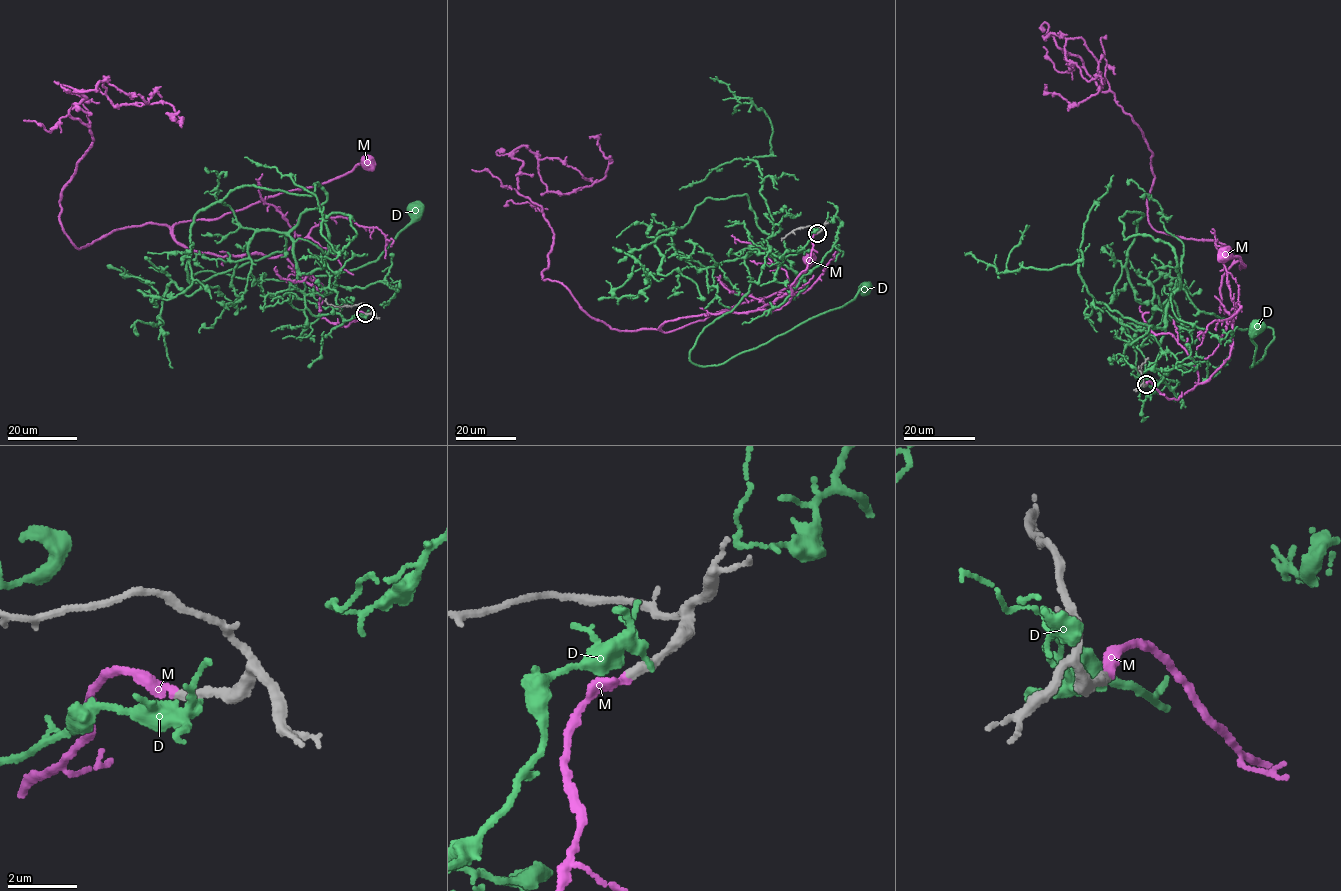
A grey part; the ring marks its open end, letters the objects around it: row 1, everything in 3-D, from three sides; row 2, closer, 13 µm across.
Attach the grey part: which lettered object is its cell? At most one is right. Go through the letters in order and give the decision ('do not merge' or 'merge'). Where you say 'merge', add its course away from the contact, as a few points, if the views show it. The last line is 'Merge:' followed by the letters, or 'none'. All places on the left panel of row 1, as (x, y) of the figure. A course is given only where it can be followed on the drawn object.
D: do not merge
M: merge; it runs (366, 314), (336, 325), (284, 256), (196, 252), (172, 229), (367, 162)
Merge: M

